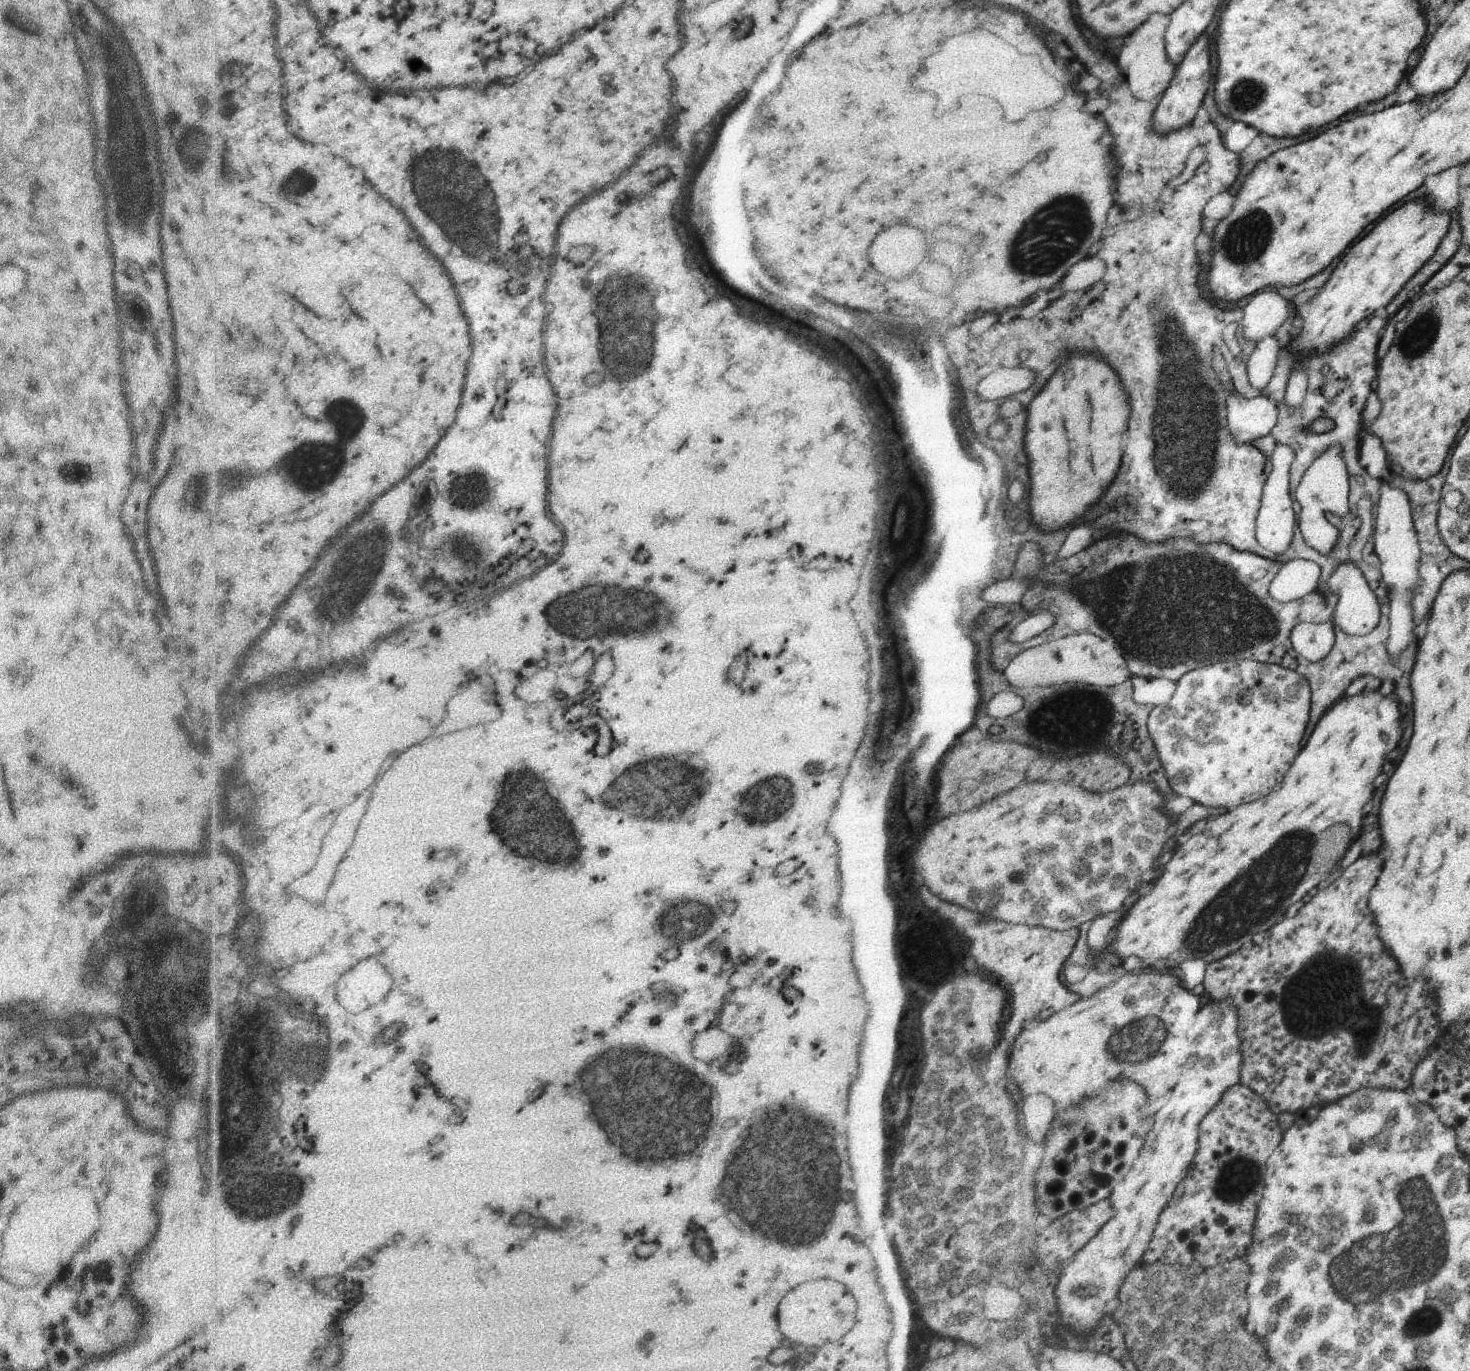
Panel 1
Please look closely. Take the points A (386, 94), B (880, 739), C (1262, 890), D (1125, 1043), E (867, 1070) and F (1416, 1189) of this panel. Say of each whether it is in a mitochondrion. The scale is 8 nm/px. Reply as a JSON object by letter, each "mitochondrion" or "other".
{"A":"other","B":"other","C":"mitochondrion","D":"mitochondrion","E":"other","F":"mitochondrion"}

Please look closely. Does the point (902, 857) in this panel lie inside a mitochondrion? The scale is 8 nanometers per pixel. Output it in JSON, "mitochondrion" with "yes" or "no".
{"mitochondrion":"no"}

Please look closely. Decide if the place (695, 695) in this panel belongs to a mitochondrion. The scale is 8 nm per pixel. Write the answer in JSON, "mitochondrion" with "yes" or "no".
{"mitochondrion":"no"}

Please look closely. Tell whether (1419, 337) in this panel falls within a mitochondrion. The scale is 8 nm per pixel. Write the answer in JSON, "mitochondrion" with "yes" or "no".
{"mitochondrion":"yes"}

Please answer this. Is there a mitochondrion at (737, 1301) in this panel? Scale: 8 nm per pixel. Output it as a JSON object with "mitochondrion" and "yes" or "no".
{"mitochondrion":"no"}

